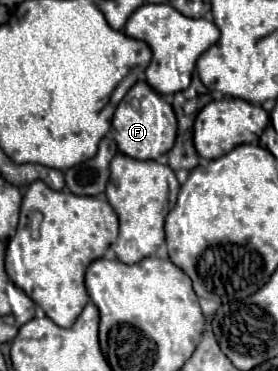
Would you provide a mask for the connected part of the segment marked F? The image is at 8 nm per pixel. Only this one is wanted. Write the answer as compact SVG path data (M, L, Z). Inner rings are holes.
M137 81L131 87L131 91L115 109L111 121L111 137L115 139L119 151L133 159L157 159L159 155L167 153L175 143L175 133L177 133L177 119L171 105L159 93L155 93L145 81ZM131 99L137 99L139 105L135 107Z

